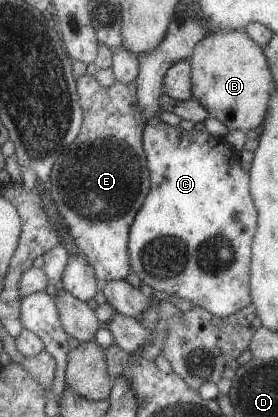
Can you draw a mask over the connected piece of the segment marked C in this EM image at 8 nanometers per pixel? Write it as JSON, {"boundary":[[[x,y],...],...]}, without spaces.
{"boundary":[[[159,116],[151,117],[143,131],[143,146],[147,155],[147,166],[151,175],[151,188],[138,210],[129,231],[128,249],[131,271],[141,279],[142,284],[149,285],[160,293],[170,293],[176,297],[189,299],[194,305],[206,308],[219,318],[228,317],[251,304],[251,243],[257,230],[257,209],[251,198],[250,174],[240,166],[239,154],[222,143],[222,137],[215,138],[211,134],[198,130],[184,130],[180,126],[170,126]]]}

